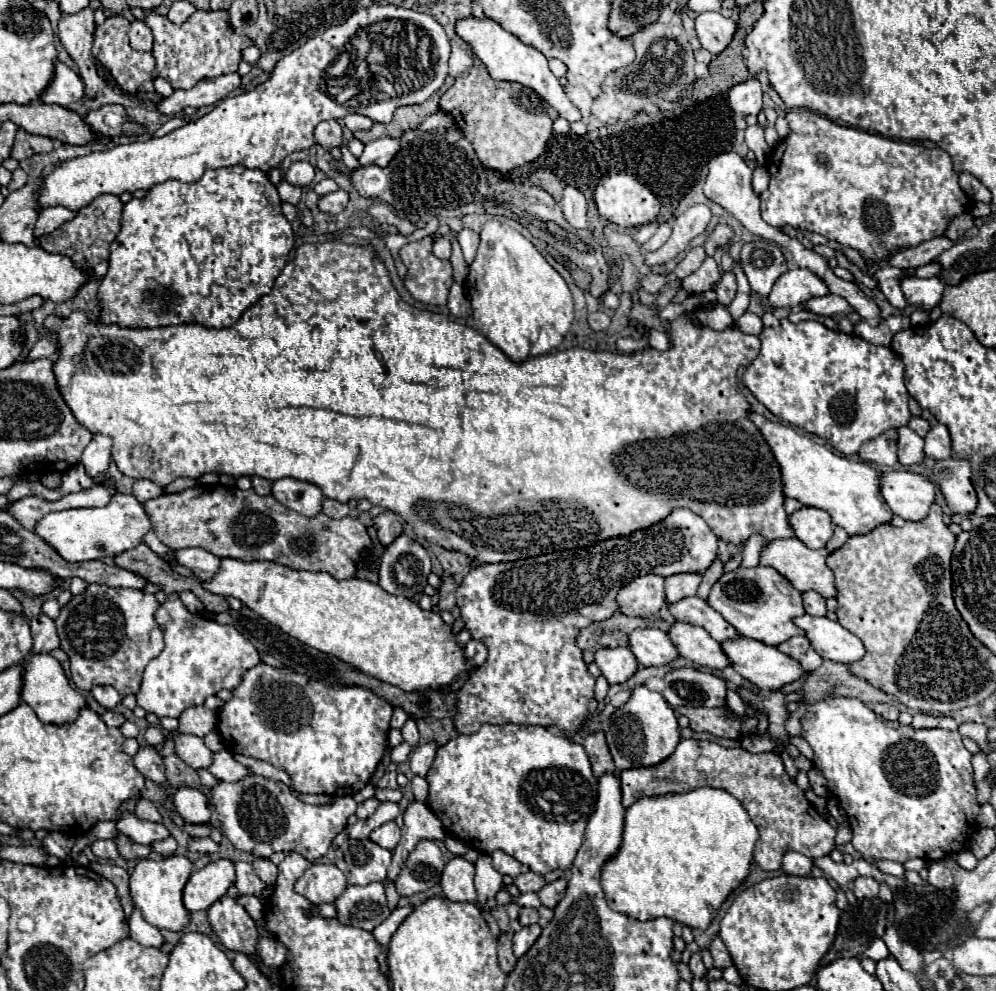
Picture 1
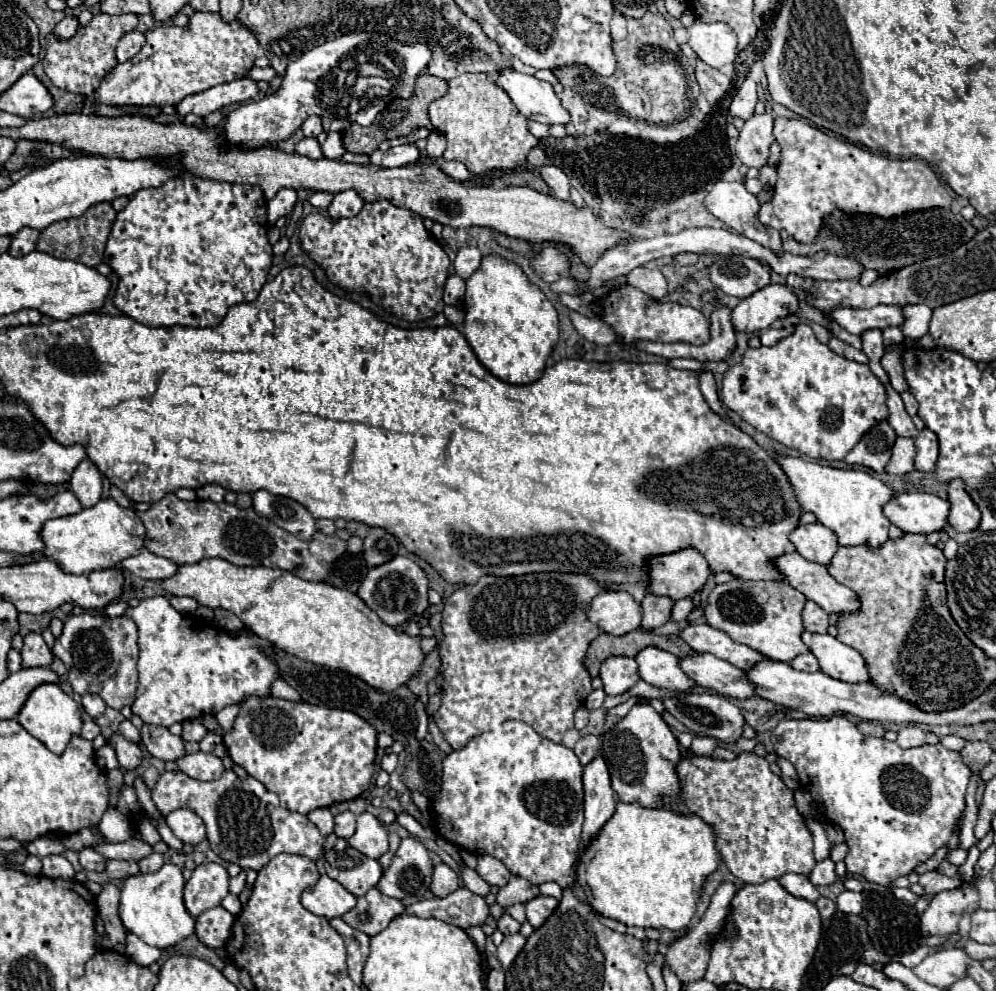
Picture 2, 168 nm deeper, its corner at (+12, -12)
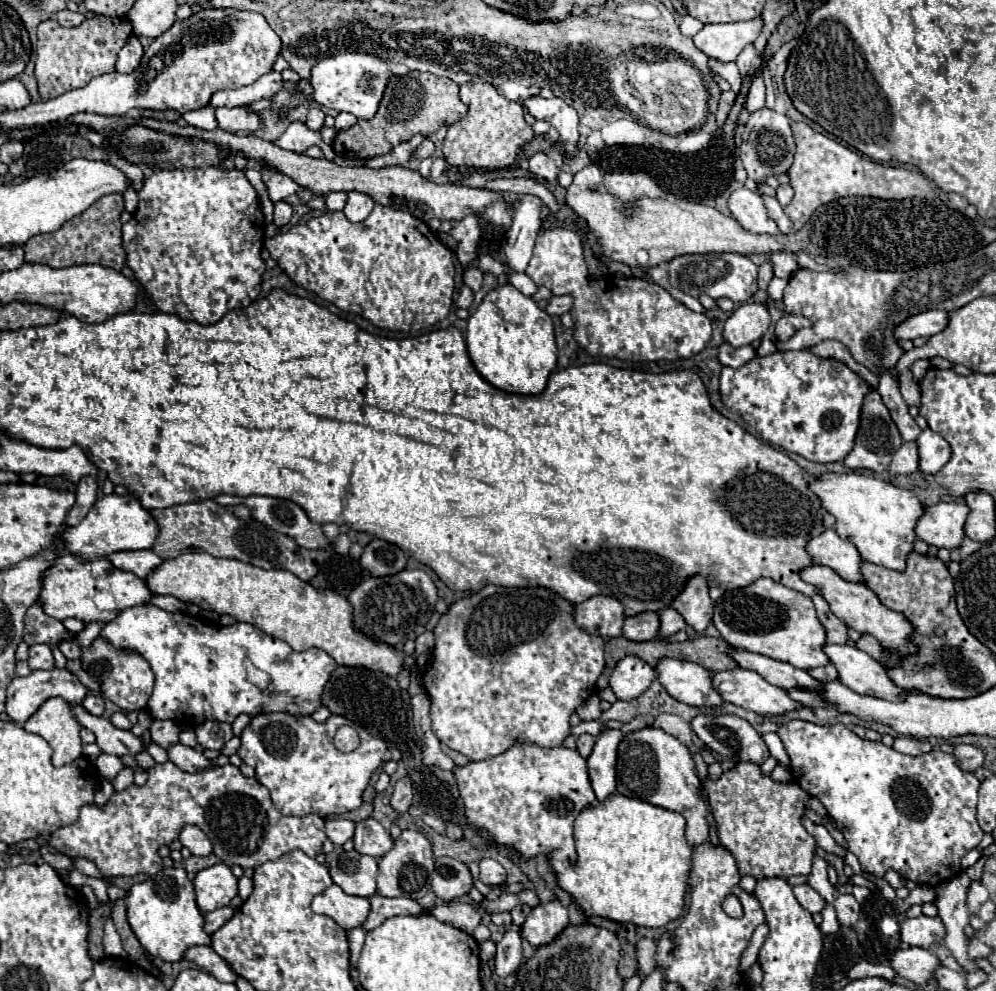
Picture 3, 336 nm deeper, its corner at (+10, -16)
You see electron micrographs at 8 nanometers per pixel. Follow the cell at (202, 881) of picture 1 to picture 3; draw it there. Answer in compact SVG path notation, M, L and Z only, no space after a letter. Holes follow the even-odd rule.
M222 862L198 872L194 878L194 888L196 888L198 908L204 914L228 906L230 900L238 894L236 876L232 874L230 866Z

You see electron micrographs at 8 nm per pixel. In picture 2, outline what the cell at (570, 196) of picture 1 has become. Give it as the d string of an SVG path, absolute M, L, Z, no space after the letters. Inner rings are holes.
M544 166L544 168L538 168L538 172L542 174L544 182L550 186L552 196L556 196L558 200L570 200L570 180L560 168Z

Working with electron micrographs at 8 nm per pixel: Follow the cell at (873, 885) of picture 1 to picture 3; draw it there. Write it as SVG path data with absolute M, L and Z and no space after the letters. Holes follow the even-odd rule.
M840 894L834 900L834 910L840 926L854 926L860 918L860 904L852 894Z

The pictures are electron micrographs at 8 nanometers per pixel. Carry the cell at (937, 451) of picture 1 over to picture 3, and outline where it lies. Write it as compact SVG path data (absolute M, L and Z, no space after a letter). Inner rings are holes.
M926 428L916 440L920 452L920 470L924 474L936 474L952 456L950 444L930 428Z

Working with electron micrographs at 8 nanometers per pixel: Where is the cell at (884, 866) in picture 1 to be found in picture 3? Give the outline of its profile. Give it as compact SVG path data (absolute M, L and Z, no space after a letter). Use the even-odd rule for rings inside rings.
M962 872L944 884L936 886L936 906L938 916L946 926L944 944L952 952L952 956L966 968L966 972L976 972L978 968L968 958L968 940L964 934L964 926L968 924L968 908L966 908L966 894L970 888L970 878Z

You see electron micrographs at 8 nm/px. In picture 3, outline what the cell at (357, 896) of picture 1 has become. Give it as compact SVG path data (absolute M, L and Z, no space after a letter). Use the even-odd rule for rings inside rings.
M374 894L370 902L372 902L372 910L362 926L364 930L372 930L392 916L416 916L422 912L422 906L412 898L384 898Z

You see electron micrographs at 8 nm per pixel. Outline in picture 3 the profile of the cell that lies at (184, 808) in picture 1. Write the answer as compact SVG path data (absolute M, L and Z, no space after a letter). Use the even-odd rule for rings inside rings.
M186 826L180 832L180 842L196 856L208 856L212 854L212 844L208 836L198 826Z

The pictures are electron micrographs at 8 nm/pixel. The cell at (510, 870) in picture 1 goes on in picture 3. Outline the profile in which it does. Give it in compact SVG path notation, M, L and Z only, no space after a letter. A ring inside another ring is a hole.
M482 858L478 862L480 866L480 874L478 878L488 884L488 886L502 886L506 882L506 870L492 858Z

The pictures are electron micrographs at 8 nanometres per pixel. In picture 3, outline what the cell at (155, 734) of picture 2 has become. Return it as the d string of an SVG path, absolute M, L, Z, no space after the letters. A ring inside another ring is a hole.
M152 720L150 734L152 734L152 740L156 744L160 744L162 748L168 748L168 746L178 742L180 728L174 720Z

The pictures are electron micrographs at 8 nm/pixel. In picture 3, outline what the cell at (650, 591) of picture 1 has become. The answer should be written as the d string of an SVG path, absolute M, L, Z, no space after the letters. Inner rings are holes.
M592 596L584 600L582 604L574 606L574 622L578 628L590 634L600 634L602 638L614 638L622 634L622 624L624 624L624 606L616 598L610 596Z

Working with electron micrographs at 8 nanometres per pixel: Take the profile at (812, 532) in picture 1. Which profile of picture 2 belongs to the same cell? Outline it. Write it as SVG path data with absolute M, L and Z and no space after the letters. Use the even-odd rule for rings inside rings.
M800 524L790 534L790 542L800 556L816 564L830 564L834 552L838 550L834 532L822 524Z

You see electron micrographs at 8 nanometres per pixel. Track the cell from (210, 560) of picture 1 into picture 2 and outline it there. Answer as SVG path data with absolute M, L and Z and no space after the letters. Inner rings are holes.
M142 548L138 552L138 556L122 560L120 566L146 580L166 580L178 572L178 564L174 564L168 558L160 558L152 552L148 552L146 548Z

